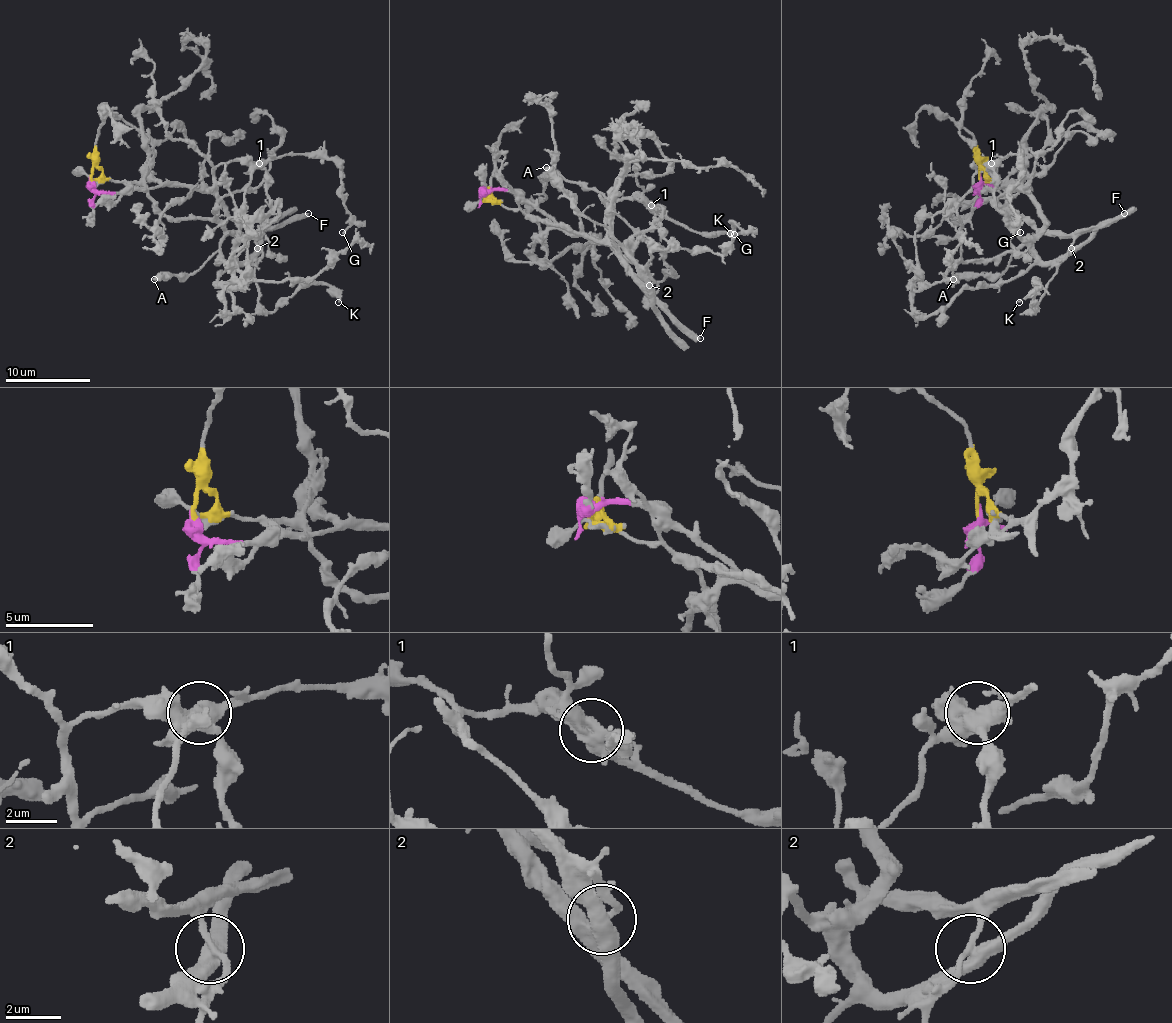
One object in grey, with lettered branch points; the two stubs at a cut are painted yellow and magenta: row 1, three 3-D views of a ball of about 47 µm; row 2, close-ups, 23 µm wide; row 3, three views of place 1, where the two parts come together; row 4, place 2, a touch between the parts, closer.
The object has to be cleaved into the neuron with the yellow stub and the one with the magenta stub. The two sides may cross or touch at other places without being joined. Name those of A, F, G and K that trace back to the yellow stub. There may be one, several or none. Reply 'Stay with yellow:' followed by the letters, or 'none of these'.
Stay with yellow: A, F, G, K

